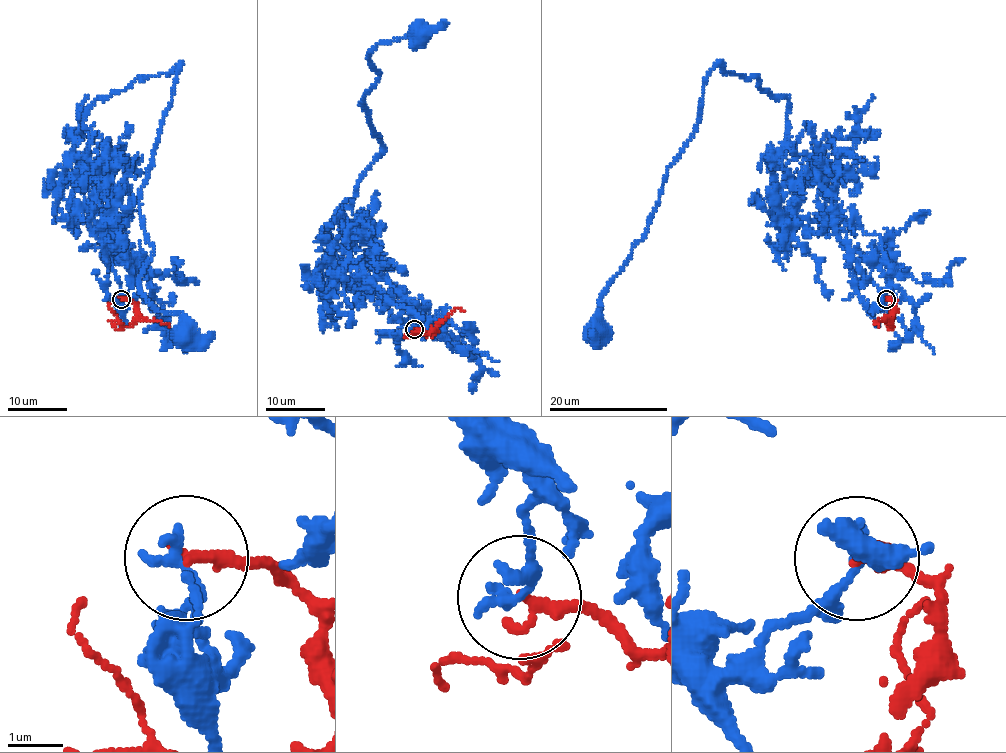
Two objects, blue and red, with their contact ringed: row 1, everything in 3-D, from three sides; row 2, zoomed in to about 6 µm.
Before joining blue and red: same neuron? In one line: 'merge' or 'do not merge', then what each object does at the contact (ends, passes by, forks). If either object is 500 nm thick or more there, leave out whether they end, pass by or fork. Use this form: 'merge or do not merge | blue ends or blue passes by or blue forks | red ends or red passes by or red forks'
do not merge | blue passes by | red ends

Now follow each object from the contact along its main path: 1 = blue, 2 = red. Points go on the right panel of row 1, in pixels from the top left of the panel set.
1: (887, 299), (863, 303), (818, 158), (788, 149), (789, 101), (717, 65), (647, 231), (600, 299), (598, 334)
2: (887, 299), (896, 303), (890, 320), (893, 326), (890, 308), (893, 303)

